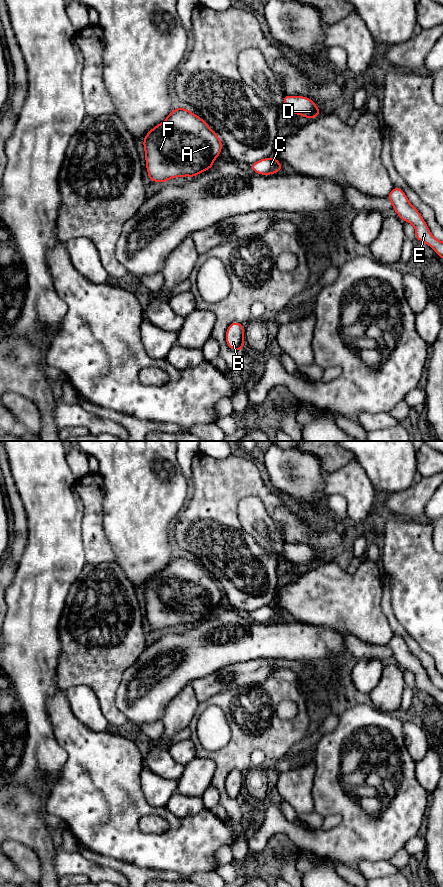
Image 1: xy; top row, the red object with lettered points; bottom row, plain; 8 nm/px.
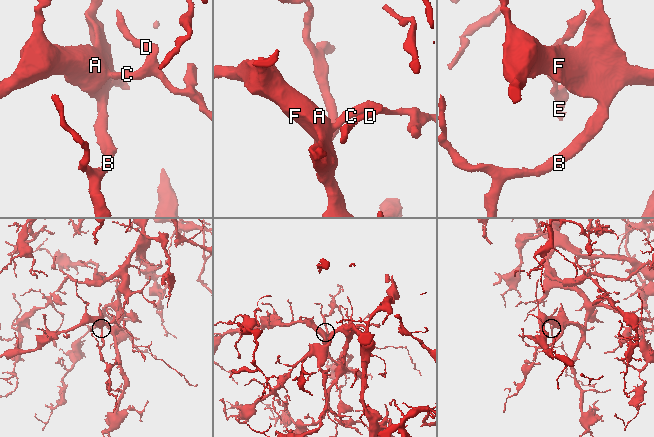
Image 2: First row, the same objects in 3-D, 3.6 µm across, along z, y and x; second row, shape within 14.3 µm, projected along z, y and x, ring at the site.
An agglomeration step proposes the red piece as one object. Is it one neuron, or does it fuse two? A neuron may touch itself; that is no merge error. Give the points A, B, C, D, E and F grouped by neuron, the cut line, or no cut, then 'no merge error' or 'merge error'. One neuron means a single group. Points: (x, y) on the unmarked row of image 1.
A B C D E F | no cut | no merge error

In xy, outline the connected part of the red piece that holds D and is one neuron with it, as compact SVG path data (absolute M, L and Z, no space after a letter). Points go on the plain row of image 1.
M285 542L283 550L286 558L291 562L301 563L309 568L320 563L321 557L317 555L312 547L305 544L289 544Z

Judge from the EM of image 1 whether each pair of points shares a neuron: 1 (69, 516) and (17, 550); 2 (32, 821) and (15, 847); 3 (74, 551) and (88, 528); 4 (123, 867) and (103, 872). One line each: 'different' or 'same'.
1: different
2: different
3: different
4: different

